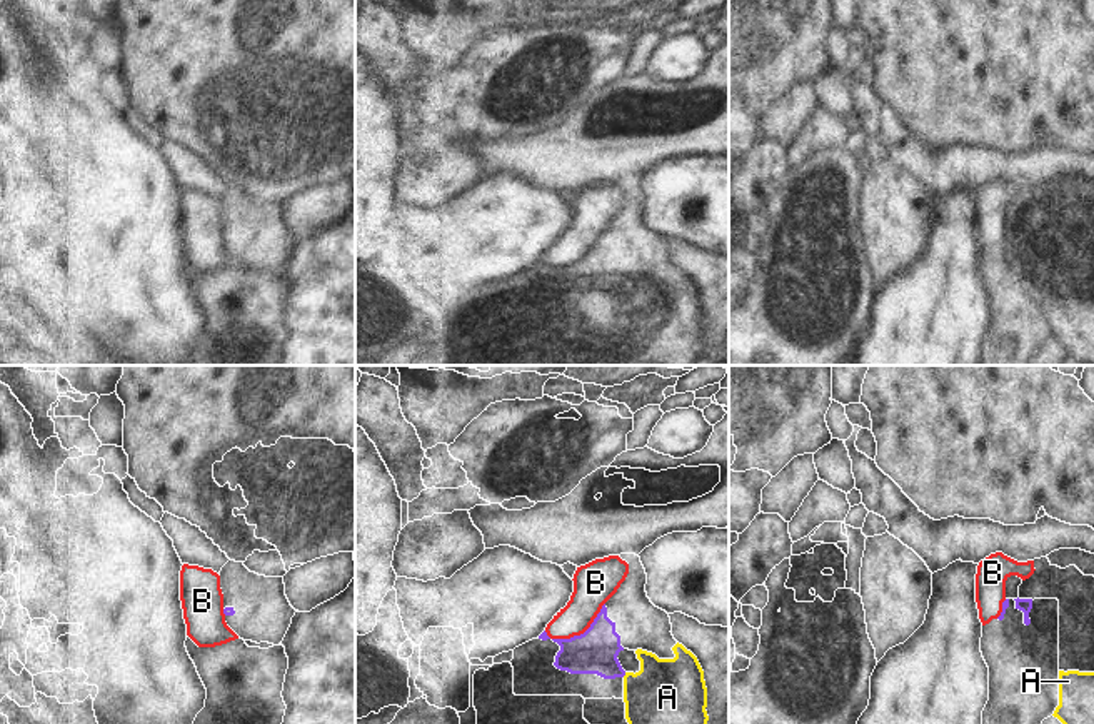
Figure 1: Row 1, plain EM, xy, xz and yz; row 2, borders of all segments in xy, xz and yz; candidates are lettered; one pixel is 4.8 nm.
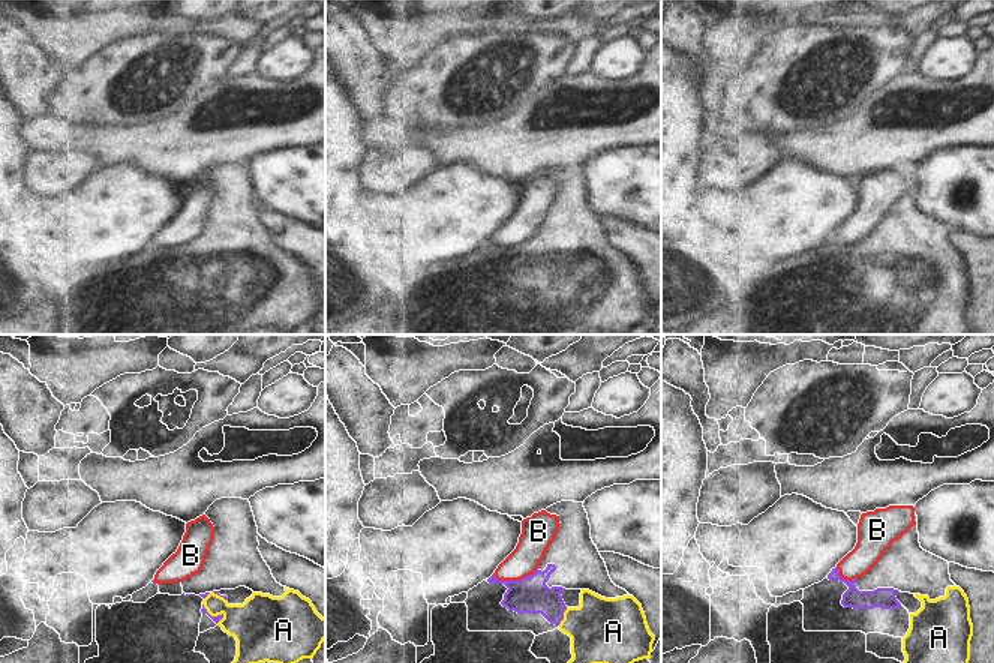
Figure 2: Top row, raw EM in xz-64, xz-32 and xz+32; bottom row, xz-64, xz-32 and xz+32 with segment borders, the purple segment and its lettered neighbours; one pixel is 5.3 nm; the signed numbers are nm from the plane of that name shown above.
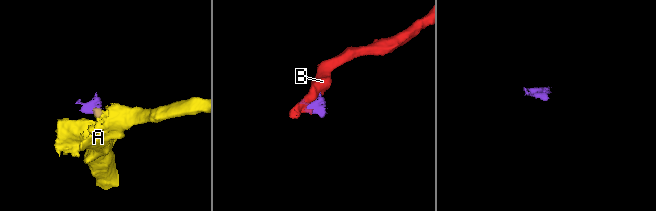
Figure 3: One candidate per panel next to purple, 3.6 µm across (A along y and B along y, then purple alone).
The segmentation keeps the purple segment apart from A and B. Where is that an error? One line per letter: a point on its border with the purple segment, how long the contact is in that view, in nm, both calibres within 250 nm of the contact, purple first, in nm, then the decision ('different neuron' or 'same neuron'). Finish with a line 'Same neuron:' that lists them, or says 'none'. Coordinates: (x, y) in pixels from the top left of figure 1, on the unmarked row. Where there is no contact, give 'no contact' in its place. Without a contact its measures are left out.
A: xz (624, 301) | 30 nm | 220/380 nm | different neuron
B: xz (581, 261) | 320 nm | 220/200 nm | different neuron
Same neuron: none

